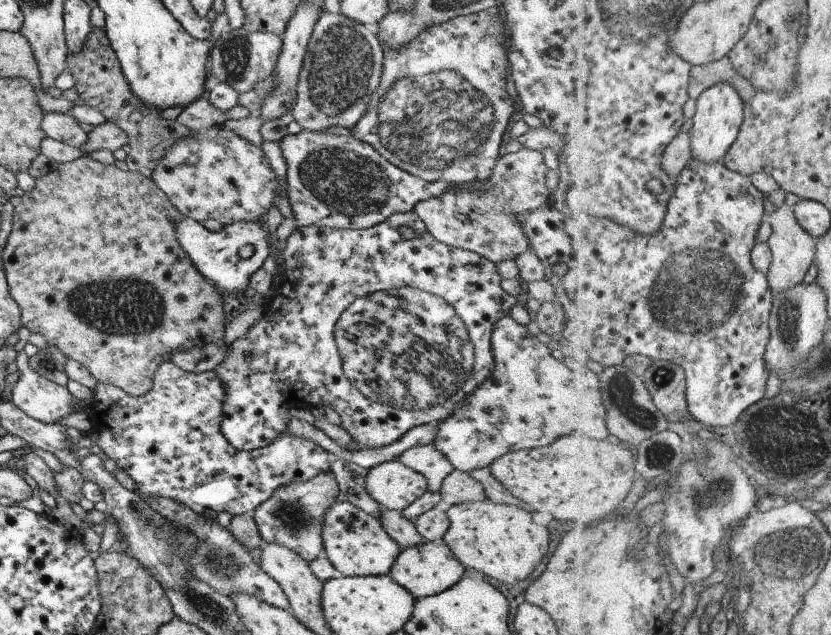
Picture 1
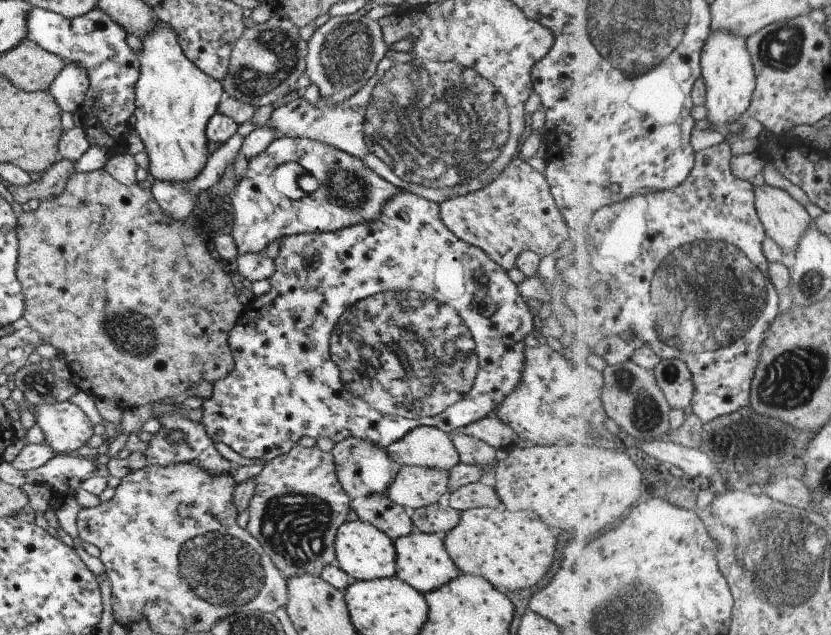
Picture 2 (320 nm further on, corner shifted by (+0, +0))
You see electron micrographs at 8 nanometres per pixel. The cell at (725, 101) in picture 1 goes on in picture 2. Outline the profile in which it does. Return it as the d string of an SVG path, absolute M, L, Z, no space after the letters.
M713 31L701 55L702 77L707 87L707 119L717 127L731 126L748 108L754 98L758 80L748 48L748 37L729 31Z

